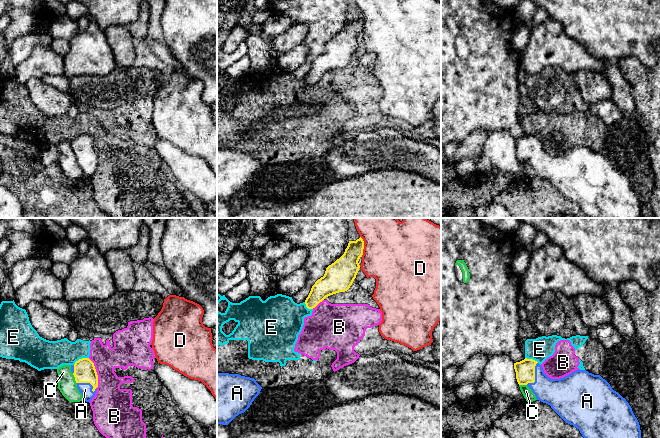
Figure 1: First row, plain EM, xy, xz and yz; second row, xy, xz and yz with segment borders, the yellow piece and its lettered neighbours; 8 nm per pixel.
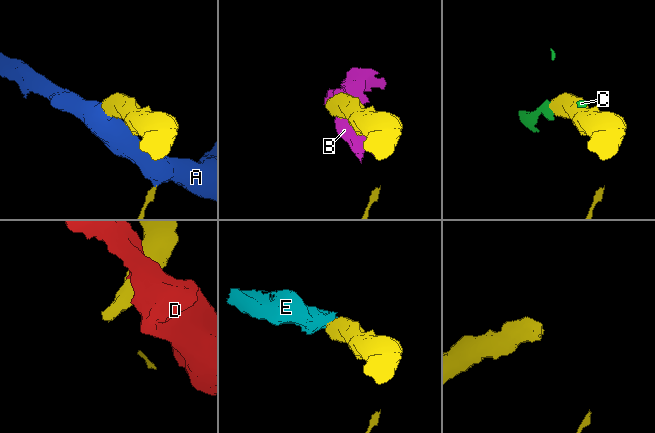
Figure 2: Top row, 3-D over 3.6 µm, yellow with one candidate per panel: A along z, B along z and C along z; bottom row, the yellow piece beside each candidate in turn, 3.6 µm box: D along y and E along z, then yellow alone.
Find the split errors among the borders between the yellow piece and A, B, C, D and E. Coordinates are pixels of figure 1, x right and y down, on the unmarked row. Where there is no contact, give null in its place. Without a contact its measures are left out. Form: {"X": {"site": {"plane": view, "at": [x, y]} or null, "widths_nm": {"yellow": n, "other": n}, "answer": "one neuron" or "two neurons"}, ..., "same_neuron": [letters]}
{"A": {"site": {"plane": "yz", "at": [534, 152]}, "widths_nm": {"yellow": 160, "other": 240}, "answer": "one neuron"}, "B": {"site": {"plane": "xy", "at": [96, 149]}, "widths_nm": {"yellow": 180, "other": 260}, "answer": "two neurons"}, "C": {"site": {"plane": "xy", "at": [75, 154]}, "widths_nm": {"yellow": 180, "other": 150}, "answer": "two neurons"}, "D": {"site": {"plane": "xz", "at": [363, 22]}, "widths_nm": {"yellow": 200, "other": 480}, "answer": "two neurons"}, "E": {"site": {"plane": "xy", "at": [80, 135]}, "widths_nm": {"yellow": 180, "other": 220}, "answer": "two neurons"}, "same_neuron": ["A"]}

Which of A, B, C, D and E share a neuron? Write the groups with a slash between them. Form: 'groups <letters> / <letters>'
groups A / B E / C / D

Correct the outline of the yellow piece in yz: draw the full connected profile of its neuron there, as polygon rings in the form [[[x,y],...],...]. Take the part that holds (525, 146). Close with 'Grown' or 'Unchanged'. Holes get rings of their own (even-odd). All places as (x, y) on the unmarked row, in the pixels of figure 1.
[[[533,135],[514,139],[516,155],[519,161],[527,161],[536,175],[551,184],[568,200],[576,203],[589,218],[639,218],[640,201],[631,182],[600,151],[586,146],[576,146],[560,154],[551,155],[542,142]]]. Grown

